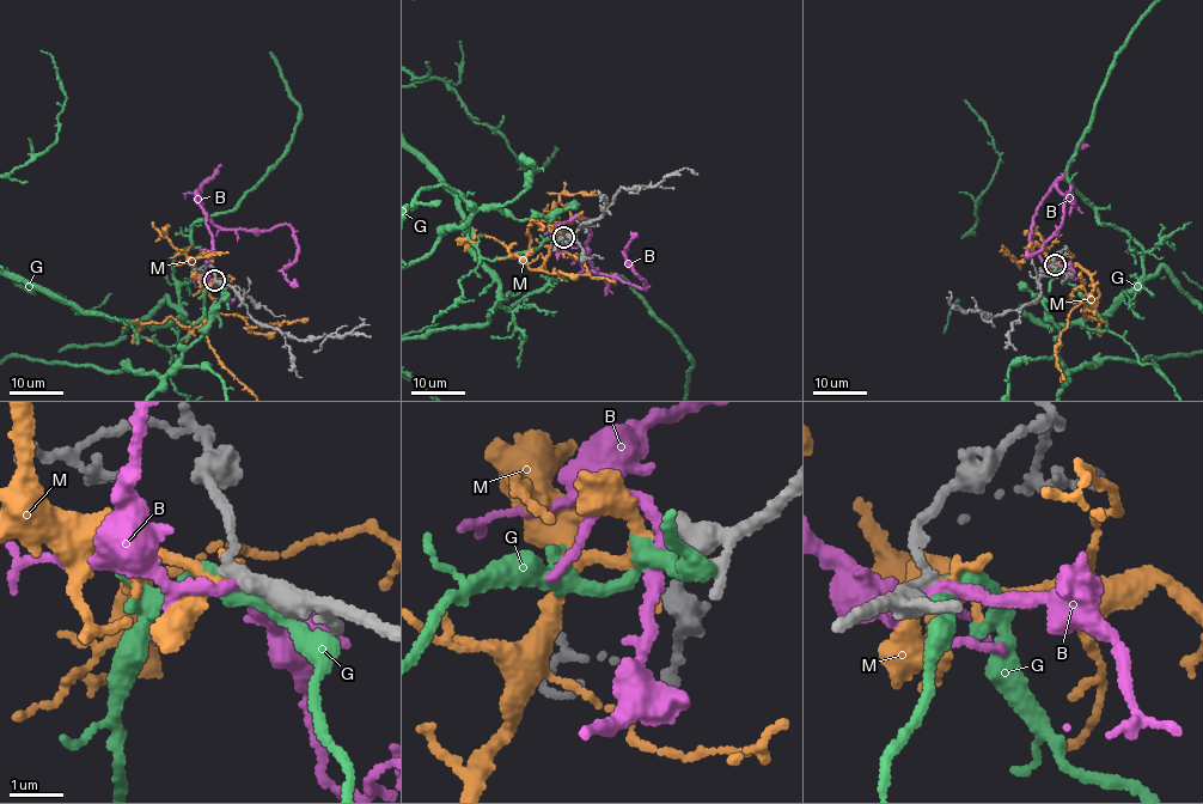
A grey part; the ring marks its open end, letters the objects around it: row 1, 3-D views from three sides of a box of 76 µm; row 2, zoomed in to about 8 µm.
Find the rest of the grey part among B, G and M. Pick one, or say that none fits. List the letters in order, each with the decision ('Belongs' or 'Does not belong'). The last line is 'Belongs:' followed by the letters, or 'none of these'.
B: Does not belong
G: Does not belong
M: Belongs
Belongs: M

